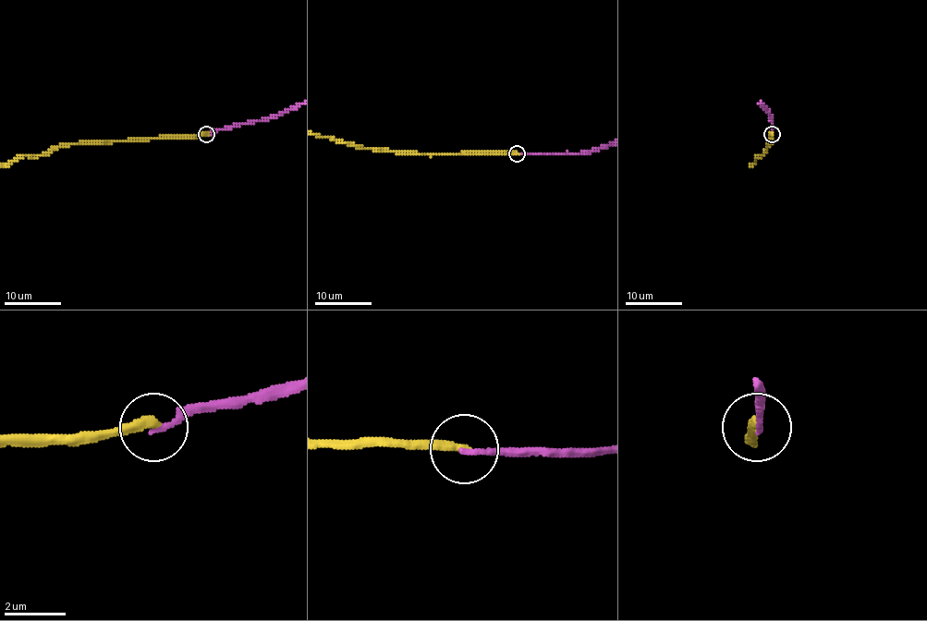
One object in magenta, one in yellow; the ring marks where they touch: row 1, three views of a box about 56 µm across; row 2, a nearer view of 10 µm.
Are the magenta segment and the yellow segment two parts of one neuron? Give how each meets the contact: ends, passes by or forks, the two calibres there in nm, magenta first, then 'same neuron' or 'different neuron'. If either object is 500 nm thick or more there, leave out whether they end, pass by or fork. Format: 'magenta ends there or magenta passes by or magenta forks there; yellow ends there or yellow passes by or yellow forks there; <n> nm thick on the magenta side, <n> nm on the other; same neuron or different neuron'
magenta ends there; yellow ends there; 150 nm thick on the magenta side, 320 nm on the other; same neuron

